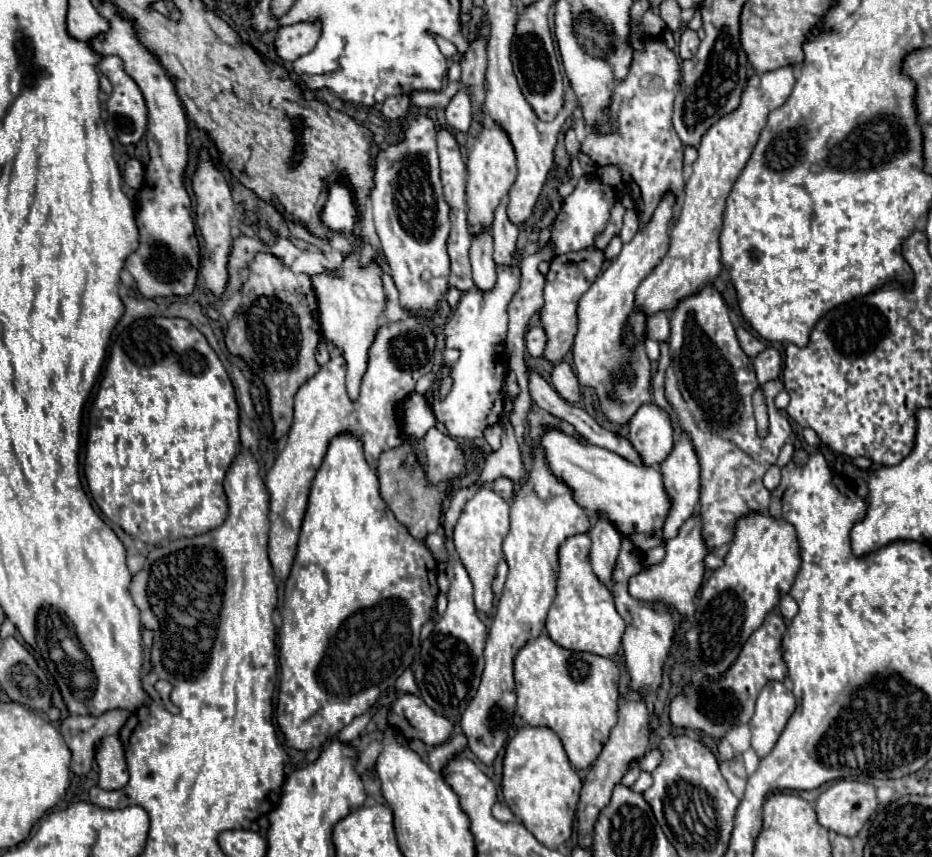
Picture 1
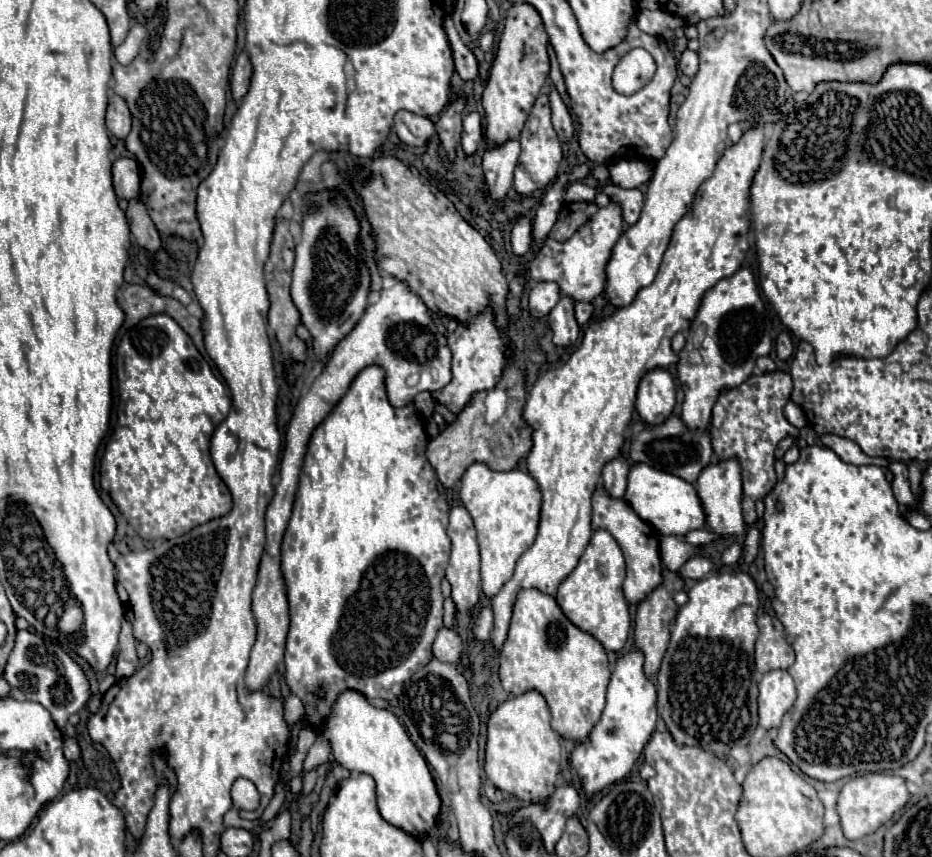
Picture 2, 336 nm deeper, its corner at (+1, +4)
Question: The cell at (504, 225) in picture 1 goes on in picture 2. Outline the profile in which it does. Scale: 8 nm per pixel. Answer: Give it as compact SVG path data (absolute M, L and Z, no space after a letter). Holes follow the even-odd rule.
M516 139L486 149L482 167L492 199L496 201L504 199L508 189L512 187L512 173L518 163L518 155L520 155L520 143Z

